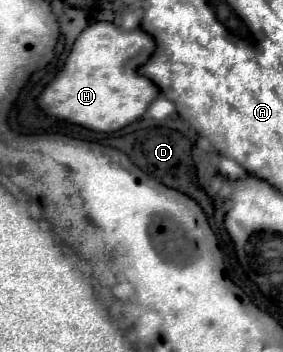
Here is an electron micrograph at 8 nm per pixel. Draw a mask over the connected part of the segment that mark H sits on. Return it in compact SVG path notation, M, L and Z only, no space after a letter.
M92 23L78 35L62 69L36 97L36 109L42 115L76 123L92 131L118 131L142 117L160 93L148 77L136 73L136 67L142 65L152 51L154 39L142 29L120 31L112 23Z

